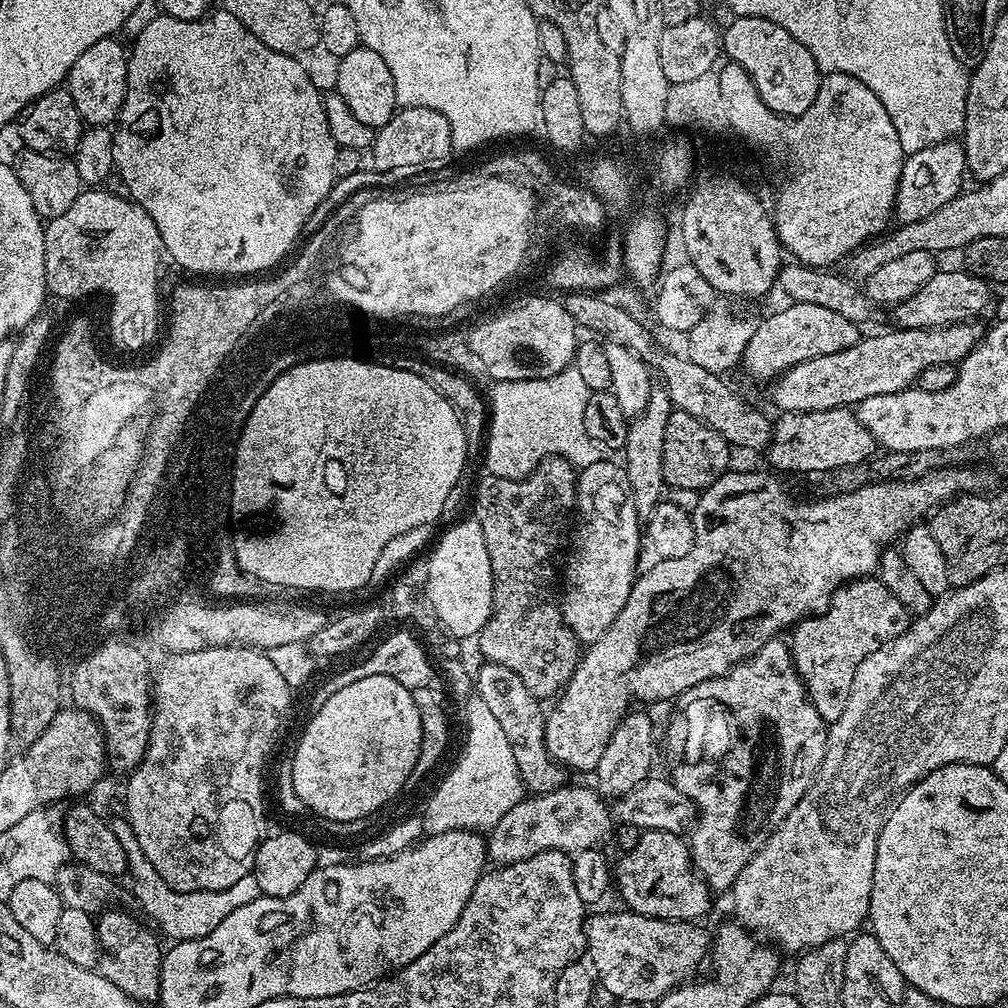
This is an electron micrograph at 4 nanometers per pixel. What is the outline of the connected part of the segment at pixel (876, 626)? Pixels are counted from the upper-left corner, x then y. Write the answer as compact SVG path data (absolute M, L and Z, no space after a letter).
M879 578L851 580L832 595L832 602L825 612L801 620L791 629L790 659L797 676L804 683L804 691L808 694L809 702L814 710L826 722L839 718L842 710L846 710L846 698L850 698L850 686L854 682L854 670L866 658L866 654L874 654L883 644L889 644L898 634L907 630L910 615L902 603L883 585Z

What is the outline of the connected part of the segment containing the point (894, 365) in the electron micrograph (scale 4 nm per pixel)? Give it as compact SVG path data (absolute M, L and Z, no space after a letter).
M959 320L954 324L944 324L941 328L893 327L892 332L880 332L877 336L865 335L854 346L843 348L834 354L822 354L818 358L798 362L785 370L771 385L772 400L780 412L821 412L858 405L866 398L874 398L874 394L901 392L903 388L911 388L919 381L926 366L959 365L960 361L967 358L982 339L982 328L974 323L976 322Z

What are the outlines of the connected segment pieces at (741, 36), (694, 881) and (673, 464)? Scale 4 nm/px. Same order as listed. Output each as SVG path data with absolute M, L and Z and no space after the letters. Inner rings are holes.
M738 16L731 22L733 24L722 32L723 55L746 70L762 102L766 102L766 106L779 116L800 116L810 110L822 79L820 67L814 62L810 50L806 50L794 34L782 30L782 26L766 18Z
M641 831L634 850L623 853L620 861L614 864L614 888L620 891L627 907L633 912L658 918L659 920L682 920L685 922L699 921L699 916L708 912L708 896L710 889L703 876L700 875L693 853L680 841L681 837L675 832L645 832Z
M673 409L665 428L663 452L663 476L665 483L682 490L701 491L713 483L721 473L729 469L730 444L717 431L696 417Z

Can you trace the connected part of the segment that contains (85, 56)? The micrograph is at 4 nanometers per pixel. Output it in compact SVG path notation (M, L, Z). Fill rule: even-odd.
M107 36L94 46L86 46L82 54L78 54L78 62L70 66L66 87L70 98L74 98L74 106L81 120L88 126L112 126L120 119L122 102L128 89L128 57L129 53L119 44L119 39Z

